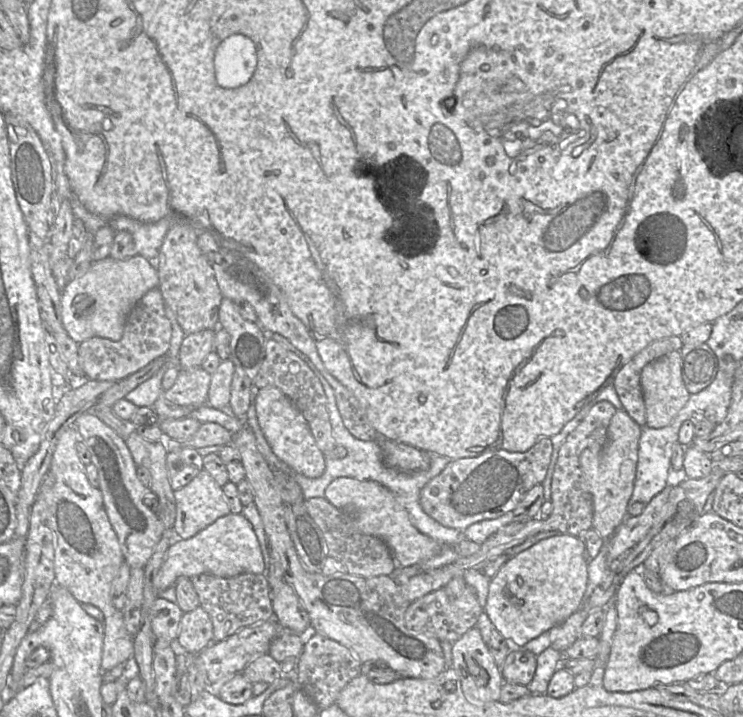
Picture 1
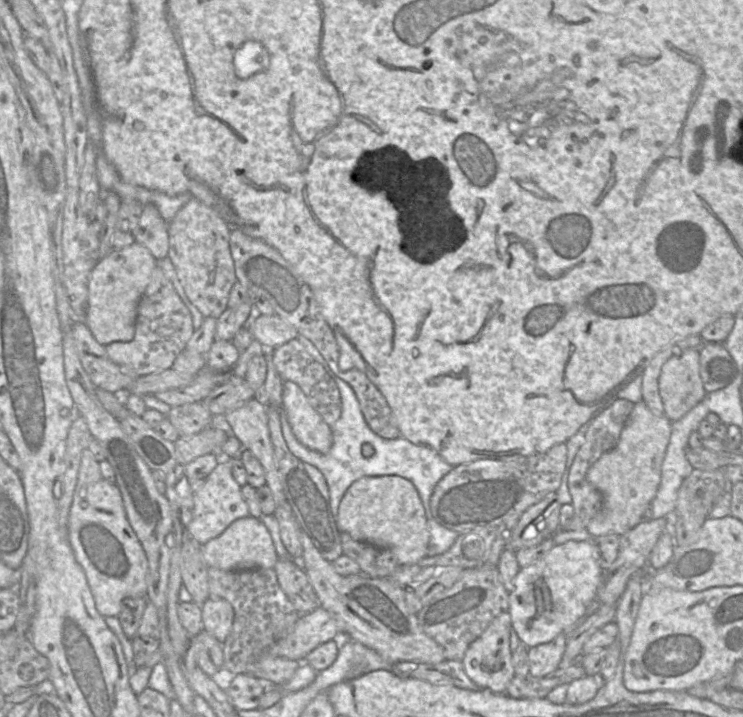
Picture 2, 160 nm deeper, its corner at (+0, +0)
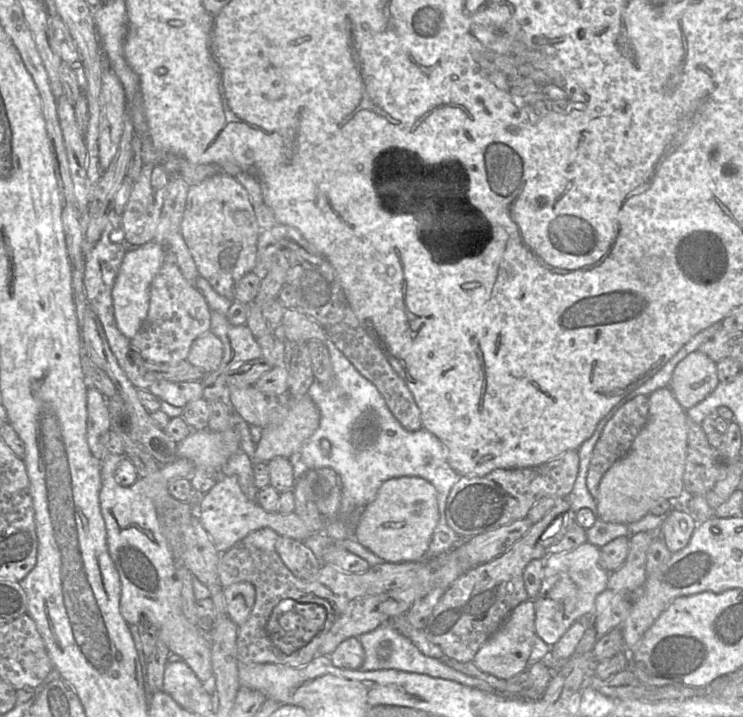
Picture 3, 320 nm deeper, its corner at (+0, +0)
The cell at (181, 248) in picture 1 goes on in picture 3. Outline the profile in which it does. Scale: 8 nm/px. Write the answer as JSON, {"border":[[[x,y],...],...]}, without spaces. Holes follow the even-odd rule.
{"border":[[[218,172],[190,186],[180,232],[203,277],[219,295],[234,300],[238,281],[257,264],[260,227],[247,189],[229,174]]]}

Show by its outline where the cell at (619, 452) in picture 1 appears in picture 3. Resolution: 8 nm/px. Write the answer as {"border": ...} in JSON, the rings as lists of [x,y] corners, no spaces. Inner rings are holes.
{"border":[[[669,387],[649,396],[649,414],[645,426],[630,450],[617,460],[599,483],[597,519],[608,523],[632,524],[646,516],[659,499],[679,498],[684,492],[683,475],[688,450],[688,417]]]}

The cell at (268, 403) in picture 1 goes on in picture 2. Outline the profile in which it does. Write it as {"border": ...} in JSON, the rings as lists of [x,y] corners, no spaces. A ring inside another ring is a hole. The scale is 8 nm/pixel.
{"border":[[[291,381],[283,382],[280,410],[289,422],[293,434],[301,444],[321,454],[329,452],[332,445],[331,428],[311,406],[304,392],[297,384]]]}

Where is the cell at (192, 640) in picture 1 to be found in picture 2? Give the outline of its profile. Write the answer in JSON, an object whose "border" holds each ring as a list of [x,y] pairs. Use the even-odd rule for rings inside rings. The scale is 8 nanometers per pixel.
{"border":[[[209,597],[201,610],[203,630],[223,643],[233,624],[233,606],[225,599]]]}

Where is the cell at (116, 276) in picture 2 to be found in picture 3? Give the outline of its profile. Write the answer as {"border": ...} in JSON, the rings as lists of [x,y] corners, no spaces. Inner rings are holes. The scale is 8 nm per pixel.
{"border":[[[155,241],[128,248],[112,289],[113,308],[116,324],[120,332],[132,339],[144,322],[150,301],[150,286],[158,273],[164,249]]]}

